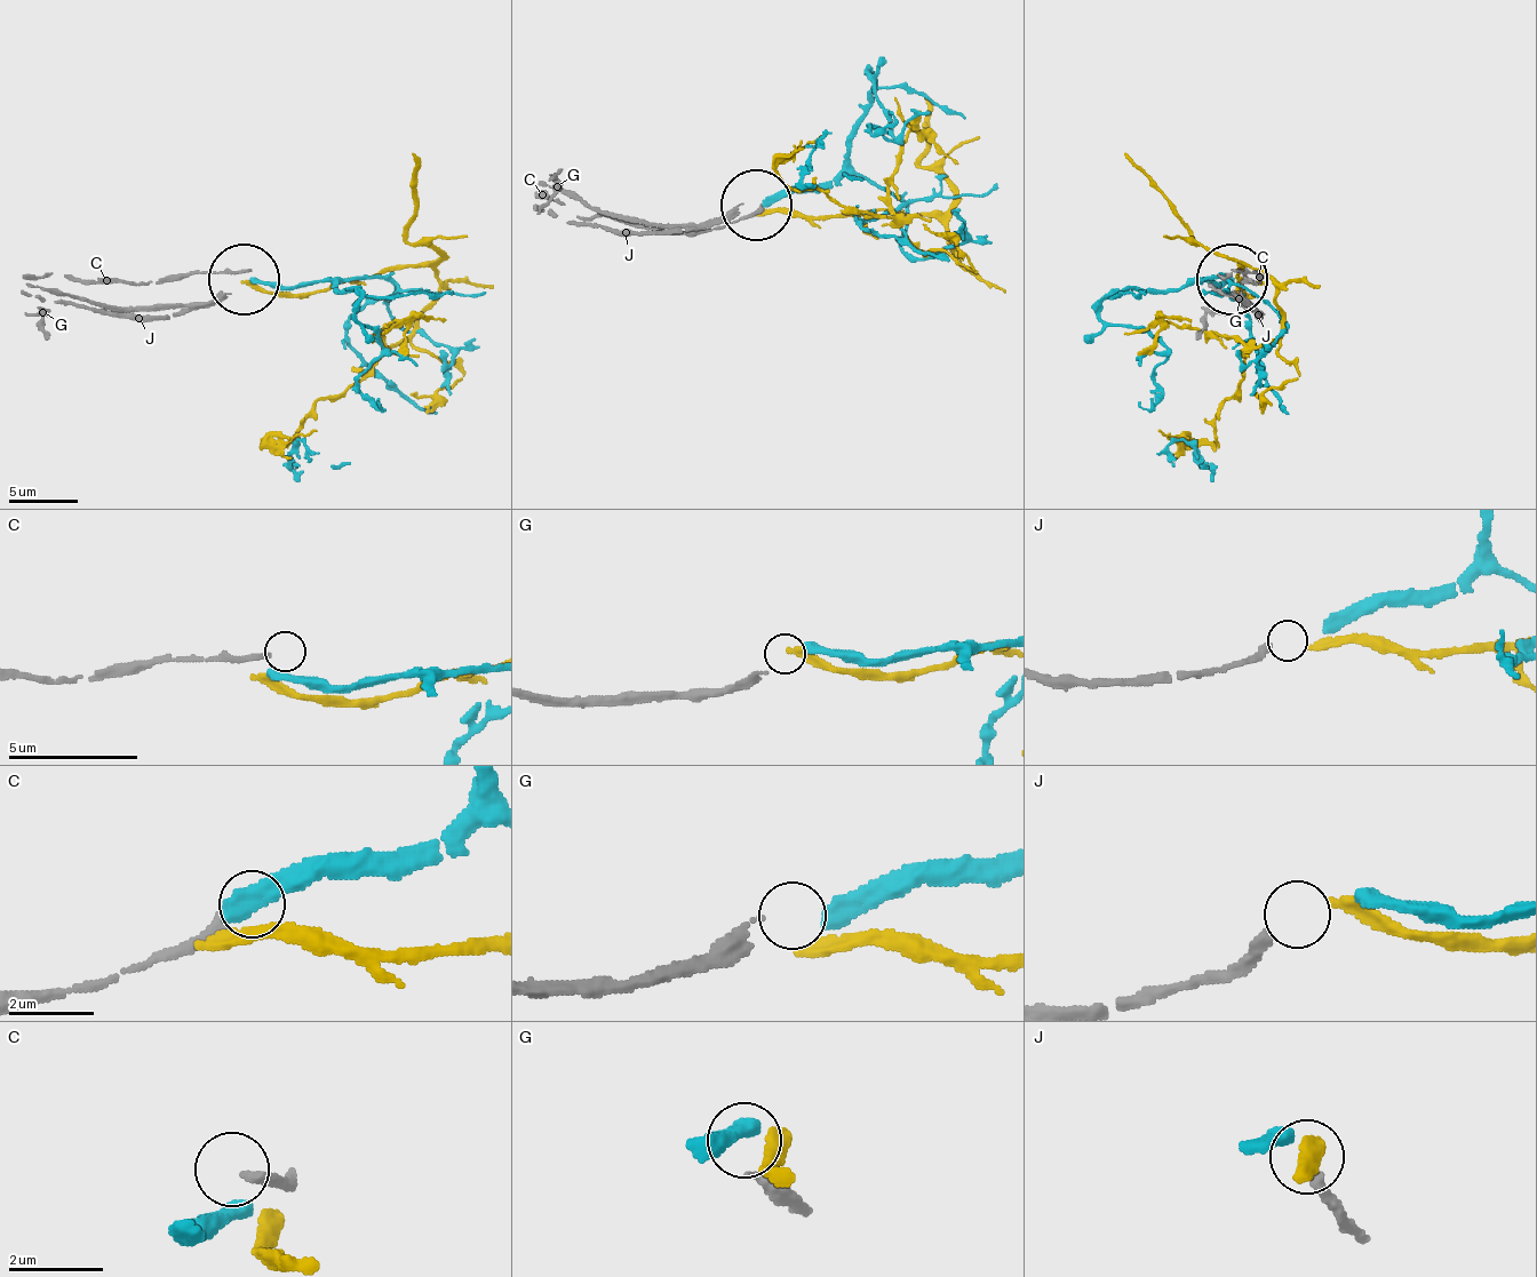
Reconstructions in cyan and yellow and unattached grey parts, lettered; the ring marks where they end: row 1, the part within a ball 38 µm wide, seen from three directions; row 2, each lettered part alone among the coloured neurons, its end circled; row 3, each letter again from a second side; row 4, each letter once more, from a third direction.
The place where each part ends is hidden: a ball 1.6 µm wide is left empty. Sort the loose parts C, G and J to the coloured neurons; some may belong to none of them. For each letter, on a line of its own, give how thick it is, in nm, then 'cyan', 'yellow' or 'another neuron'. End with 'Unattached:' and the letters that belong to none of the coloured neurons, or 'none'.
C: calibre 240 nm; another neuron
G: calibre 160 nm; cyan
J: calibre 280 nm; yellow
Unattached: C

